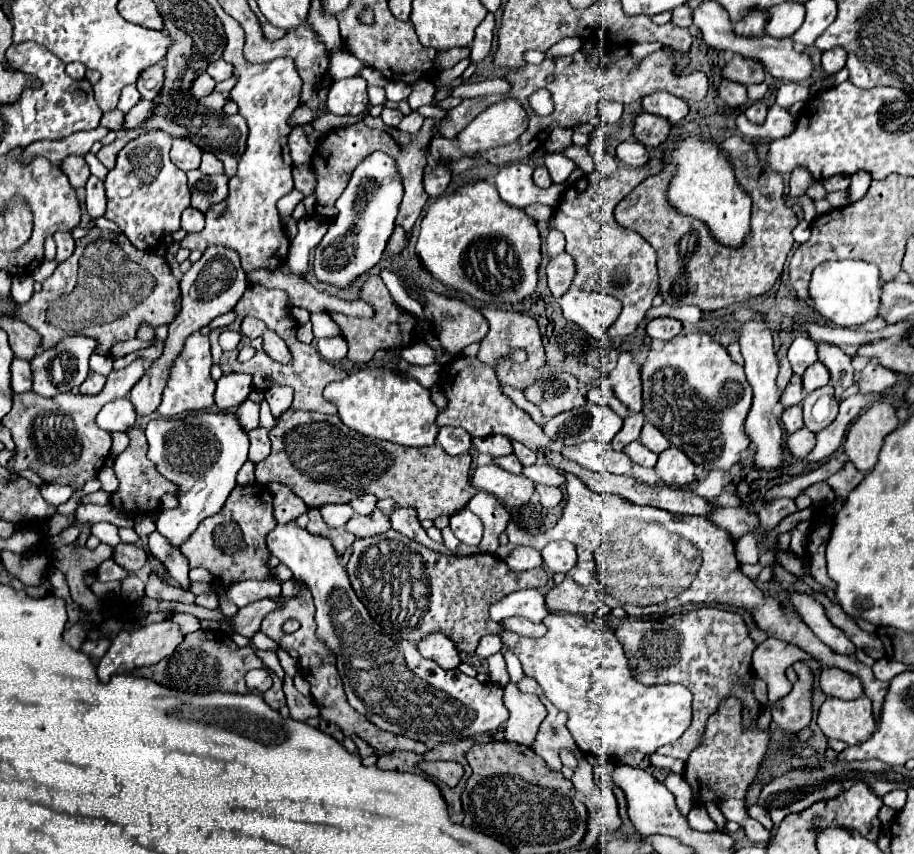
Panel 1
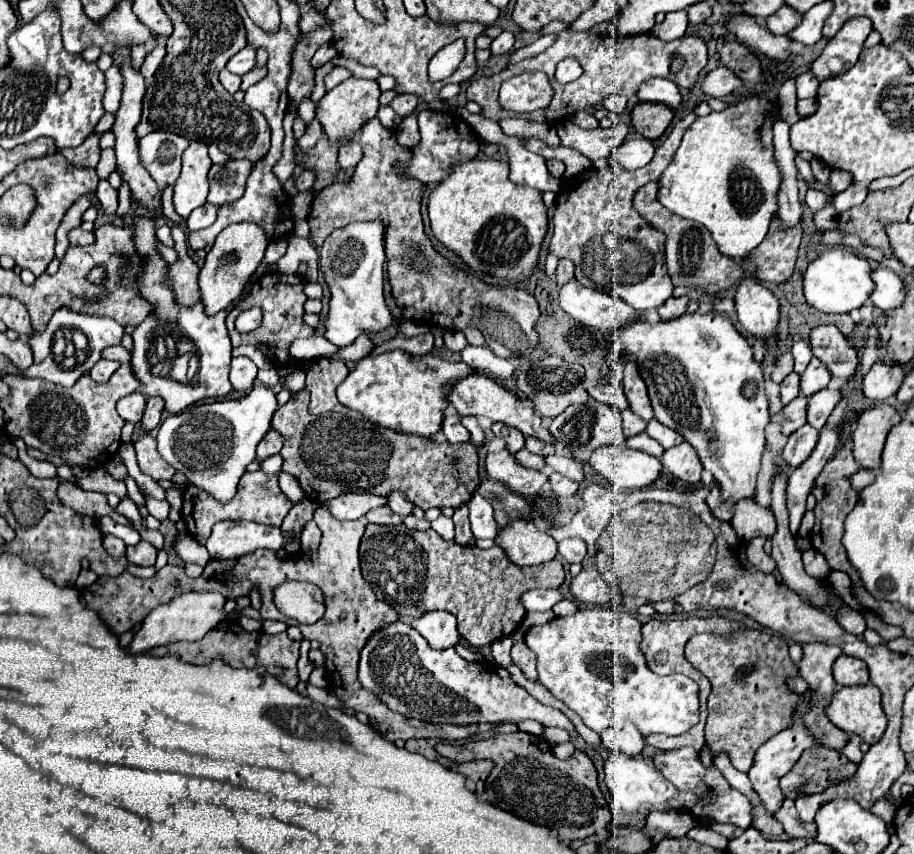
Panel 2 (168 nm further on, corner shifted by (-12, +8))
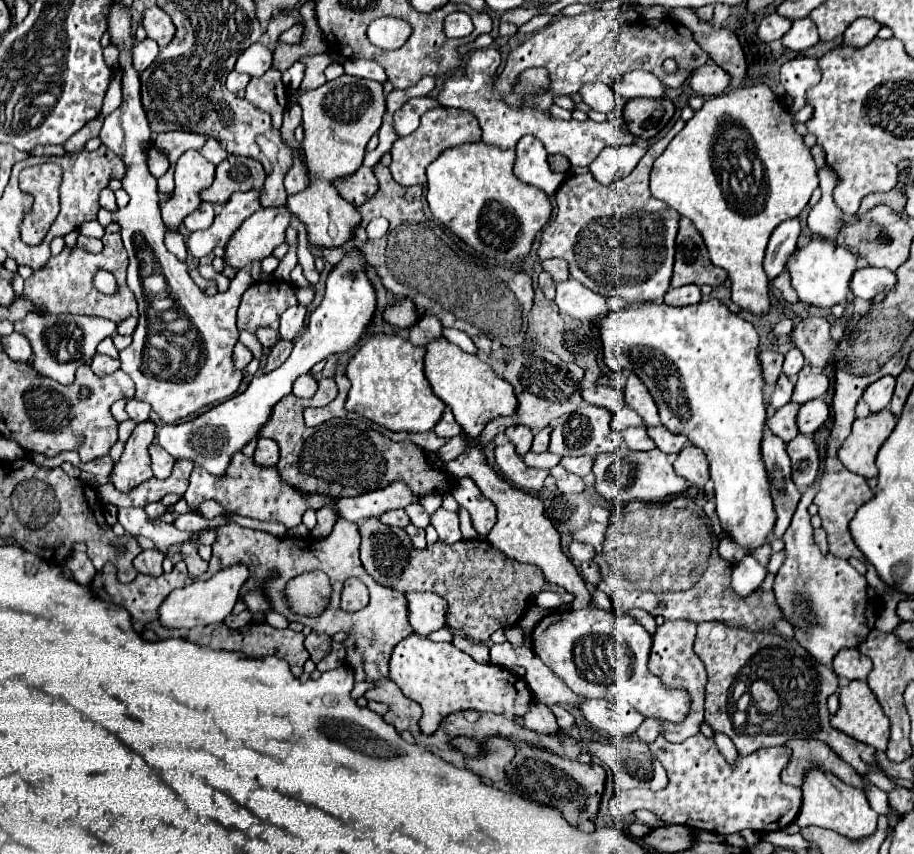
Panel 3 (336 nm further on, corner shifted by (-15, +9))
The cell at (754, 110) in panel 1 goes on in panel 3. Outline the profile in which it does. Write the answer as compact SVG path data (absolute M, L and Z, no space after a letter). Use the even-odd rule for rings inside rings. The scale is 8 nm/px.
M799 217L785 221L783 225L779 225L773 231L773 235L769 239L769 245L767 245L767 253L765 253L765 273L769 275L769 279L777 277L785 269L785 263L787 263L789 255L797 247L799 233L801 233Z

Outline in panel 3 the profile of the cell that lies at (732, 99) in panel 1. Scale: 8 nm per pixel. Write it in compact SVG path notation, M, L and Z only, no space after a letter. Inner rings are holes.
M707 63L707 65L699 67L691 75L691 81L689 81L691 89L703 97L715 97L715 95L723 93L729 87L729 83L731 83L731 77L727 75L727 71L723 71L715 63Z

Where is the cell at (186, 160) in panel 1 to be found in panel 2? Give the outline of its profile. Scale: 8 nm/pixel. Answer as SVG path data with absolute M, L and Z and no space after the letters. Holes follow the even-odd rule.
M192 142L182 156L182 170L174 184L174 208L178 216L188 218L190 212L206 202L208 196L208 170L212 160L208 156L208 146L202 142Z

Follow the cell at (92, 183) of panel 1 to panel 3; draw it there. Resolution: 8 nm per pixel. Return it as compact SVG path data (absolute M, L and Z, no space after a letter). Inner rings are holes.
M103 189L103 191L101 191L99 205L101 205L103 209L107 209L107 211L117 211L117 209L119 209L117 203L115 203L115 195L113 195L111 189Z

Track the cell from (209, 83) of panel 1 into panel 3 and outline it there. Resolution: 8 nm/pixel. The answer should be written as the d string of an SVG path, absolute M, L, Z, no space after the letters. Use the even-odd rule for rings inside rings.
M231 71L229 73L229 77L227 77L227 89L231 91L231 93L237 93L237 91L241 91L241 89L245 89L247 87L247 83L249 83L249 75L245 75L245 73L237 73L237 71Z

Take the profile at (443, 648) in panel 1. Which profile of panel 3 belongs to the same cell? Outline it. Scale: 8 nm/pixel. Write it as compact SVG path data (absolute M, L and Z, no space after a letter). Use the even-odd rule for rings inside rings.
M407 593L409 623L415 633L431 635L447 627L447 603L435 593Z

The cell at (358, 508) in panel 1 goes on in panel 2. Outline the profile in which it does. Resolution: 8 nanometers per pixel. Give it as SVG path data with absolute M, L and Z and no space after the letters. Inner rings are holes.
M392 492L388 498L390 498L388 506L392 508L392 512L396 512L396 514L400 514L400 516L408 516L408 514L412 514L414 504L412 504L402 492Z

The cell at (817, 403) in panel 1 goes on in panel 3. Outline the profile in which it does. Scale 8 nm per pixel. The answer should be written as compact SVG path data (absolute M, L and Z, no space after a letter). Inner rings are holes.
M813 399L801 405L797 425L801 433L815 433L819 427L825 425L827 419L829 419L829 405L825 403L825 399Z

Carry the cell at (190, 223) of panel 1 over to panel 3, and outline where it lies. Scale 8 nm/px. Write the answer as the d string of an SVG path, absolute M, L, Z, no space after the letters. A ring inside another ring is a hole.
M201 203L197 211L193 211L191 215L185 217L185 227L189 231L201 231L201 229L209 229L211 223L215 219L215 213L213 213L213 205L211 203Z

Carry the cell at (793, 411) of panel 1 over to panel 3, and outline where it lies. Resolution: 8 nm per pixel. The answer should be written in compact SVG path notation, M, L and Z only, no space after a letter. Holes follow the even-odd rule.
M787 403L783 405L781 409L777 409L777 413L773 417L767 419L767 427L777 435L781 437L785 443L789 443L797 433L797 425L795 425L795 419L797 419L797 413L799 413L799 407L797 403Z

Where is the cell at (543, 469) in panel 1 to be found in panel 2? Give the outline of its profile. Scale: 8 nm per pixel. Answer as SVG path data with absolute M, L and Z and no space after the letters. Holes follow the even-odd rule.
M552 454L546 458L546 468L570 478L570 480L576 480L576 482L582 482L584 480L584 470L582 470L582 462L570 458L570 456L562 456L562 454Z

